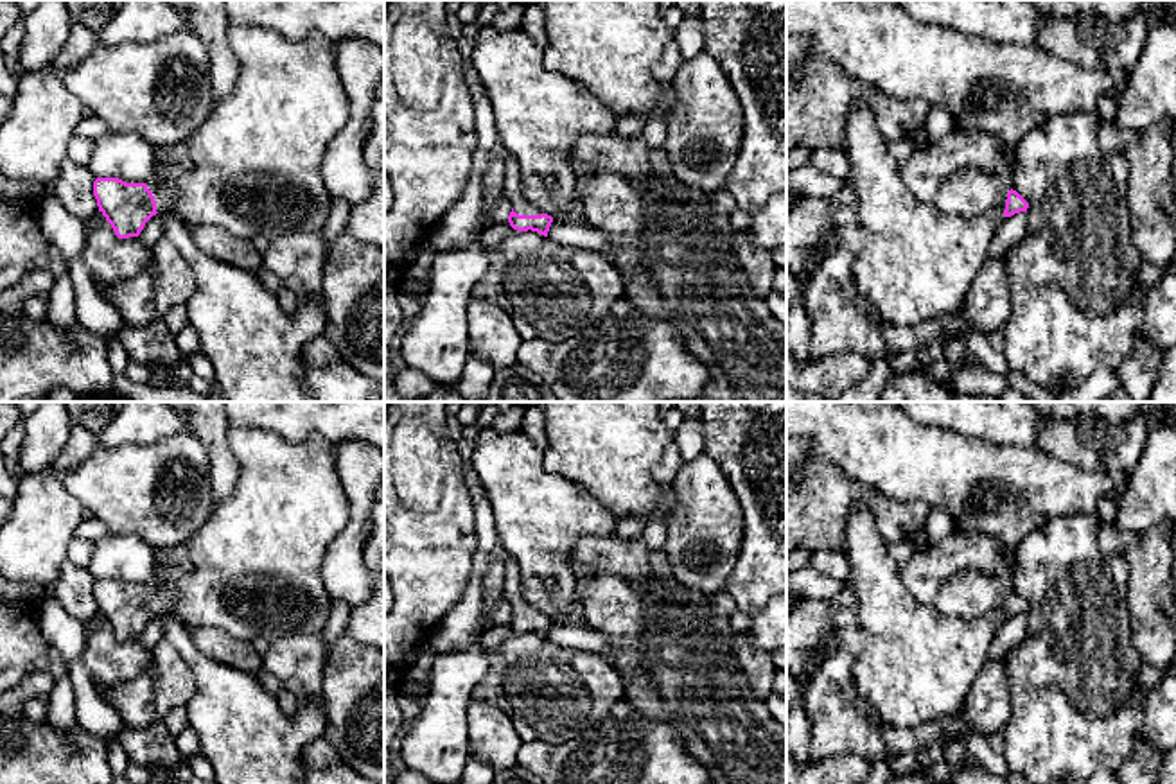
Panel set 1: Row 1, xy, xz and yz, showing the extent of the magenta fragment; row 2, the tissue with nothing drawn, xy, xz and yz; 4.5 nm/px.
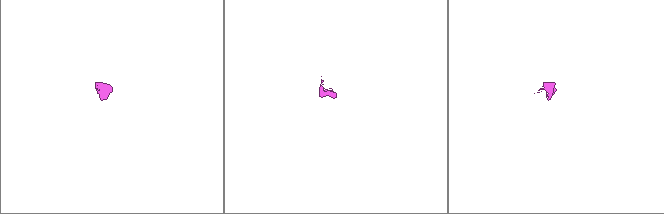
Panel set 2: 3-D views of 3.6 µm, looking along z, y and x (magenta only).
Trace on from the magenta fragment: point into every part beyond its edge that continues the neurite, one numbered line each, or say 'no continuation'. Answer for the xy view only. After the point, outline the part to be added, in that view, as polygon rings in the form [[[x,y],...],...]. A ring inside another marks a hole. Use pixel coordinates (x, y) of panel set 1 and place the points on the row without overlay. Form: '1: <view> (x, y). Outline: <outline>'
1: xy (254, 573). Outline: [[[230,427],[226,438],[239,468],[237,484],[187,542],[154,551],[154,576],[145,587],[156,614],[250,642],[320,633],[332,599],[321,565],[352,510],[336,472],[336,445],[318,434],[287,441],[253,427]]]

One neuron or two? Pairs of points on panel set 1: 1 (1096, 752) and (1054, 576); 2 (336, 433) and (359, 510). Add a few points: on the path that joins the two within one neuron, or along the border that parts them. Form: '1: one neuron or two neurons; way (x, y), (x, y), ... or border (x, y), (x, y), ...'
1: one neuron; way (1081, 709), (1078, 705), (1078, 619)
2: two neurons; border (365, 442), (342, 442), (336, 447)

